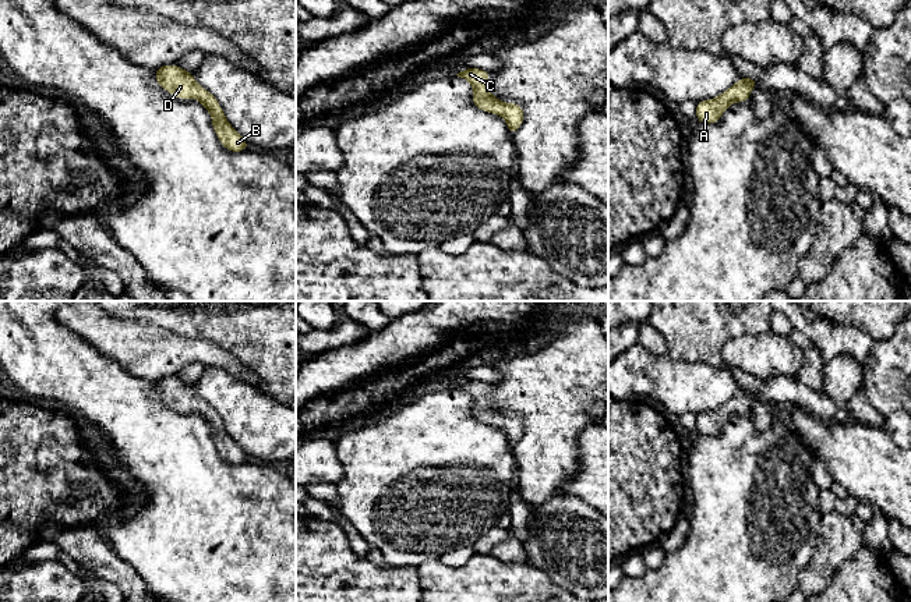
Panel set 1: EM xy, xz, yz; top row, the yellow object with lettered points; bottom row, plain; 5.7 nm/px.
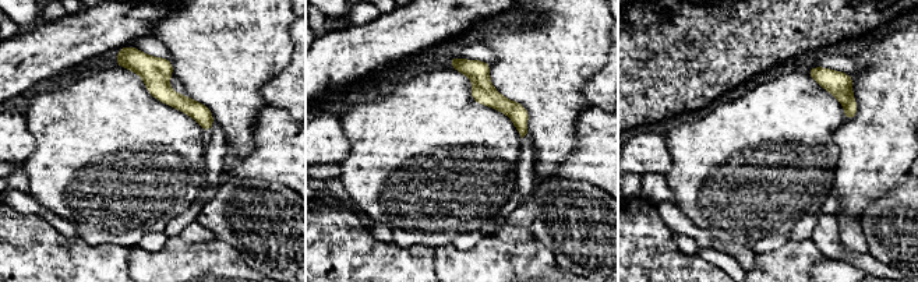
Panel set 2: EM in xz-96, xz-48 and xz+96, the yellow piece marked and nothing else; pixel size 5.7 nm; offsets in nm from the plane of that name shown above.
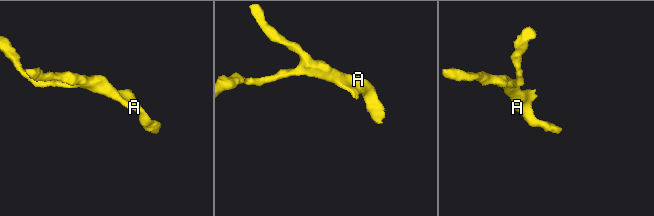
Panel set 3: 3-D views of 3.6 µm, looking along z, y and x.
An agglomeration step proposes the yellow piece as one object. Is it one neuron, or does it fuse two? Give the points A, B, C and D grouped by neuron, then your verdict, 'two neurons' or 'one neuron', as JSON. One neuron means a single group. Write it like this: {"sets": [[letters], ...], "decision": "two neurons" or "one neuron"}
{"sets": [["A", "B", "C", "D"]], "decision": "one neuron"}

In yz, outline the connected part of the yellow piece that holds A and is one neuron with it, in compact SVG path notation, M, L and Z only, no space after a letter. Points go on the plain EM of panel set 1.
M742 389L737 396L734 396L720 408L710 412L698 414L696 415L698 435L716 436L730 417L732 417L734 414L746 414L755 397L759 397L758 392Z

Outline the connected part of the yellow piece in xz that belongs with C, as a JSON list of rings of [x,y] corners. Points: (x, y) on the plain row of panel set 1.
[[[467,379],[456,387],[473,397],[472,412],[476,419],[502,428],[506,433],[511,447],[519,442],[525,431],[523,421],[518,415],[504,415],[490,406],[485,396],[491,390],[491,385]]]

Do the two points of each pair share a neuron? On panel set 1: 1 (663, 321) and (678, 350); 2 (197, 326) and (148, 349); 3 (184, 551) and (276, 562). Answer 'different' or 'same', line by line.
1: same
2: different
3: same

